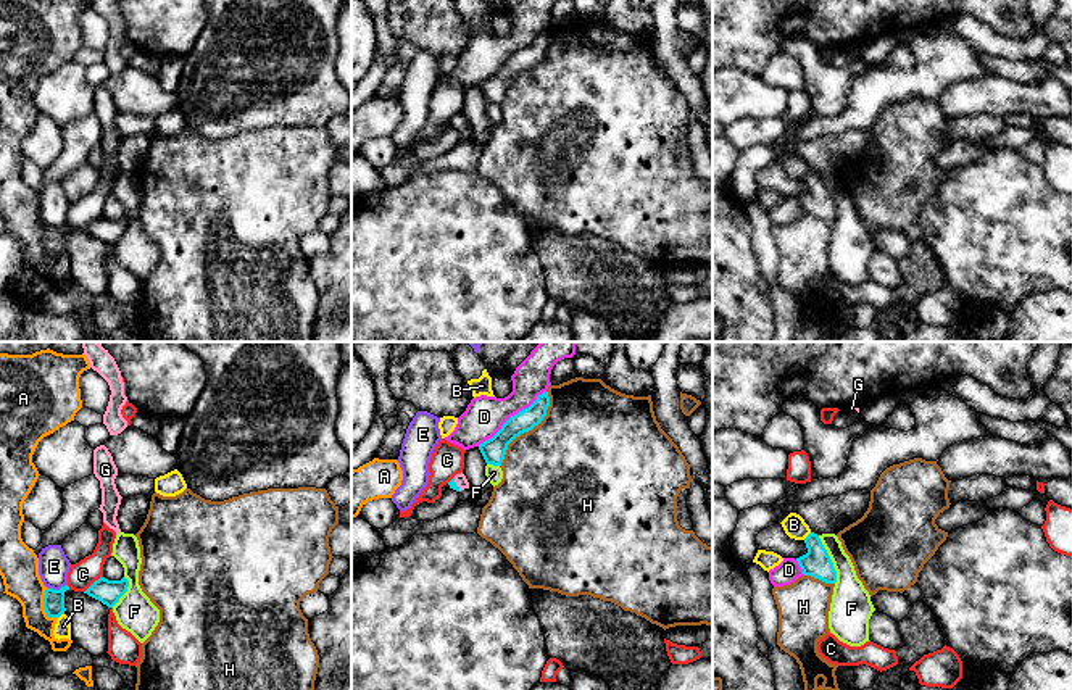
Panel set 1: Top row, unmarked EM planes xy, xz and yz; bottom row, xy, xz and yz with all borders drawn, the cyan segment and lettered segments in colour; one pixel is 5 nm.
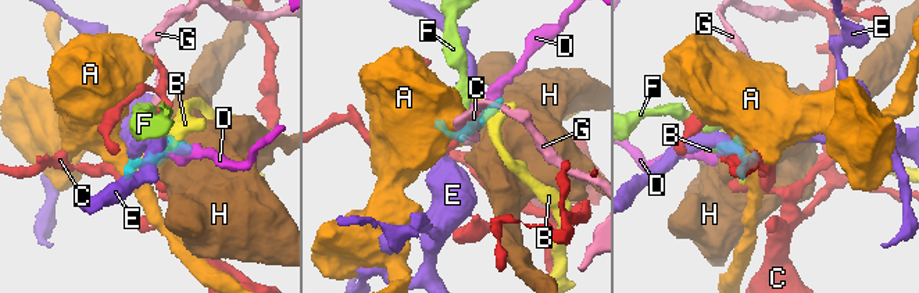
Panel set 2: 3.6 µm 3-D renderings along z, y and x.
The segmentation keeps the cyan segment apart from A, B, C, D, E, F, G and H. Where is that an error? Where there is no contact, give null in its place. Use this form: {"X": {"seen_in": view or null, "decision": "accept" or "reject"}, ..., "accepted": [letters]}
{"A": {"seen_in": "xy", "decision": "reject"}, "B": {"seen_in": "yz", "decision": "reject"}, "C": {"seen_in": "xy", "decision": "reject"}, "D": {"seen_in": "xz", "decision": "reject"}, "E": {"seen_in": "xy", "decision": "reject"}, "F": {"seen_in": "yz", "decision": "reject"}, "G": {"seen_in": "xz", "decision": "accept"}, "H": {"seen_in": "xz", "decision": "reject"}, "accepted": ["G"]}

